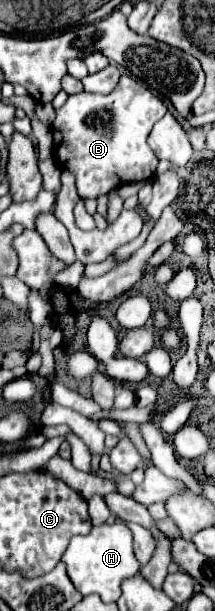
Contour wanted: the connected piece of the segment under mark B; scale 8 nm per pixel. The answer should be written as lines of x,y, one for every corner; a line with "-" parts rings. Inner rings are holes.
123,74
110,95
78,93
56,111
52,135
56,145
56,161
70,169
76,177
76,189
82,199
98,197
110,189
154,177
158,157
148,145
152,125
166,113
166,103
136,77
-
108,117
108,121
104,121

